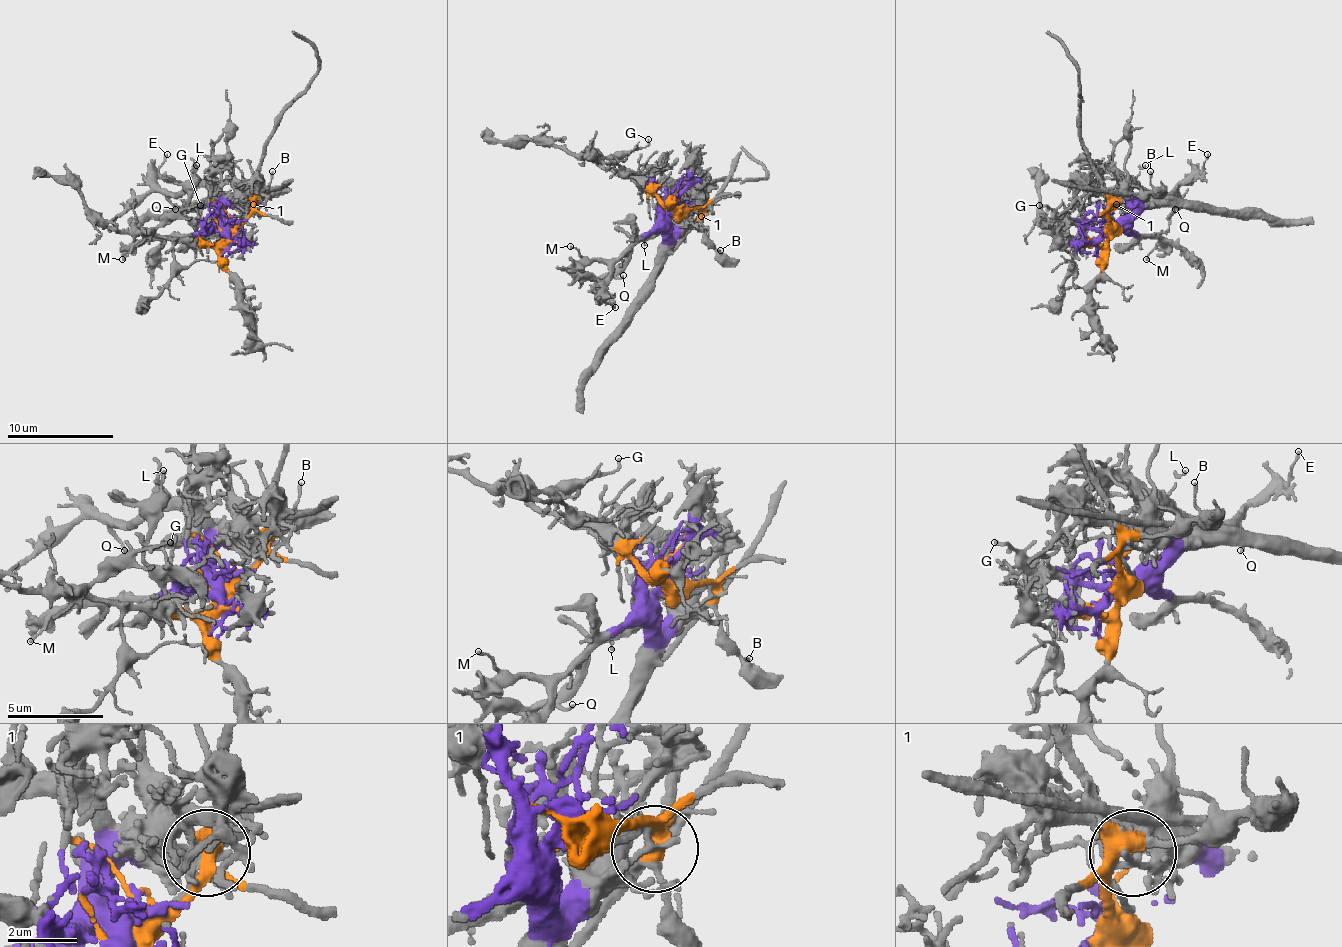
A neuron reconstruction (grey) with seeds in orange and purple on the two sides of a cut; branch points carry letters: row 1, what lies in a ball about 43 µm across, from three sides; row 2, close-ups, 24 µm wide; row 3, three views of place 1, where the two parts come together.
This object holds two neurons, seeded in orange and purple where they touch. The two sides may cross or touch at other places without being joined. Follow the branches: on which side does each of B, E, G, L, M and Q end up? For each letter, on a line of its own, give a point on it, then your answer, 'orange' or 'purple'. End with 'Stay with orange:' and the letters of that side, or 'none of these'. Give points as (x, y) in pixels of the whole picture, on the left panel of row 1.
B: (272, 171) | orange
E: (167, 154) | purple
G: (200, 205) | orange
L: (196, 165) | purple
M: (122, 259) | purple
Q: (175, 209) | purple
Stay with orange: B, G

